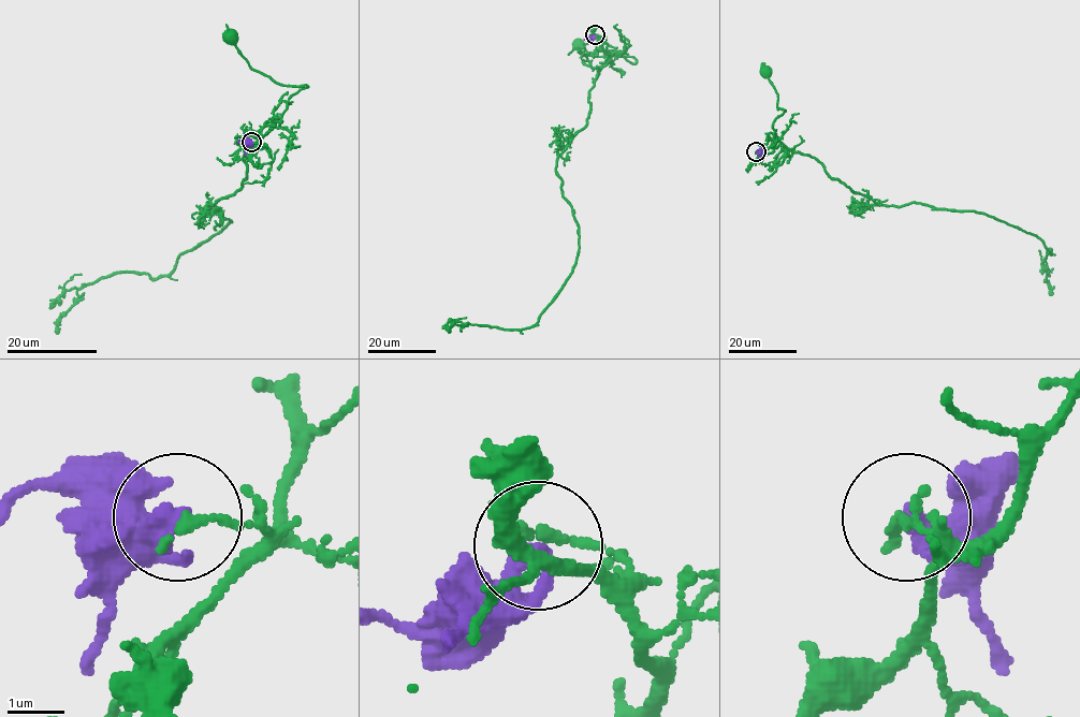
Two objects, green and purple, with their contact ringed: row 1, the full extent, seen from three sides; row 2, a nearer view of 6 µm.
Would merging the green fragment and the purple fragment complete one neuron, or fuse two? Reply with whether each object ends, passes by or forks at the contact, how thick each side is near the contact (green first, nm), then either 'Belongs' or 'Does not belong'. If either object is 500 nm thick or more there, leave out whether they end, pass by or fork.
At the ring green ends. At the ring purple ends. Thickness 190 nm (green) against 340 nm. Does not belong

